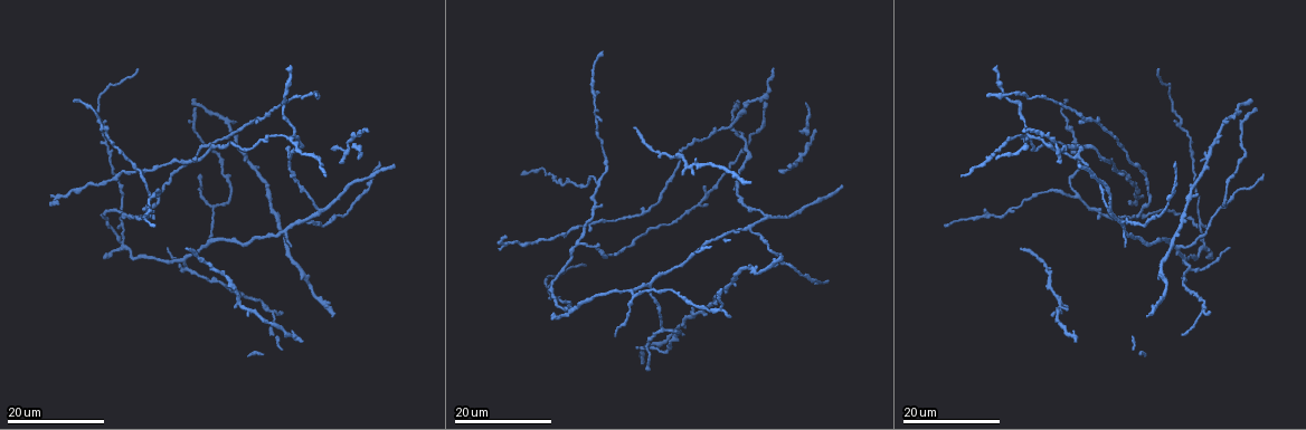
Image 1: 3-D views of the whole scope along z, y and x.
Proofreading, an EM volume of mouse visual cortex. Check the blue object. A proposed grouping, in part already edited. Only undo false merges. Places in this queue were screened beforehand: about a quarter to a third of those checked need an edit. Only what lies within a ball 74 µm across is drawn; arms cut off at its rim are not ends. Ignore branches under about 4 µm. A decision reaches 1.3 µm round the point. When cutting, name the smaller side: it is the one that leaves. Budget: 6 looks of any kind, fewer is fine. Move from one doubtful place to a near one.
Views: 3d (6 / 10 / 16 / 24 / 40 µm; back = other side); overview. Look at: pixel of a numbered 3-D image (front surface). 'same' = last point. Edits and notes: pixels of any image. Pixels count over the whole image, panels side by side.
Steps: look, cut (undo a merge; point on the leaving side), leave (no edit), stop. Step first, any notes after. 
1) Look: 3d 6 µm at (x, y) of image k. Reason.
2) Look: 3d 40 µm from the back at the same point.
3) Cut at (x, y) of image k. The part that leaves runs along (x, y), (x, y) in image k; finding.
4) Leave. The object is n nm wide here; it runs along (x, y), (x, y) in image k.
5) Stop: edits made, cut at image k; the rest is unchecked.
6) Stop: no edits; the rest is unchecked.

Look: 3d 24 µm at (100, 124) of image 1. Side arm on a straight run.

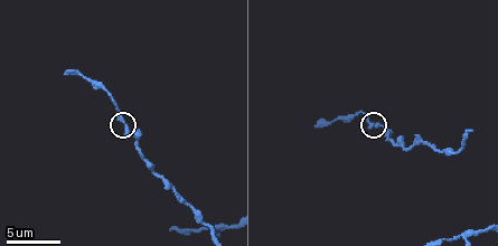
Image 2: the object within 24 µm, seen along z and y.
Look: 3d 6 µm at (125, 125) of image 2.

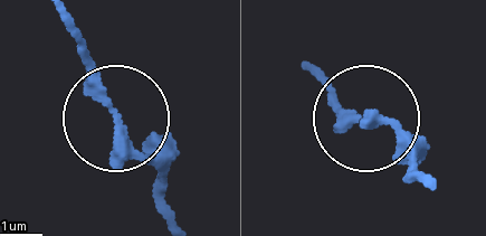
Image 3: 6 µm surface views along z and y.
Leave. The object is 200 nm wide here; one neuron here.

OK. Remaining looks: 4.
Look: 3d 24 µm at (282, 134) of image 1.

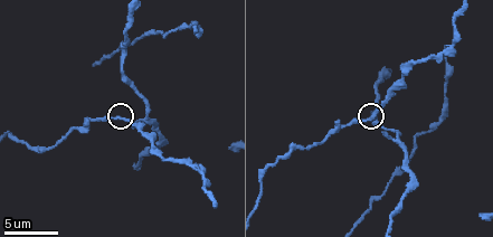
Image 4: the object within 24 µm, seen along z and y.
Look: 3d 6 µm at (123, 118) of image 4.

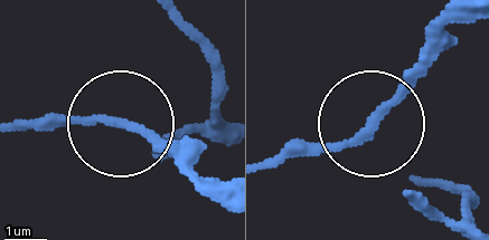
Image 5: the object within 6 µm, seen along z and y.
Leave. The object is 190 nm wide here; all the same neuron.

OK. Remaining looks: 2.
Look: 3d 24 µm at (121, 240) of image 1. Side arm on a straight run.

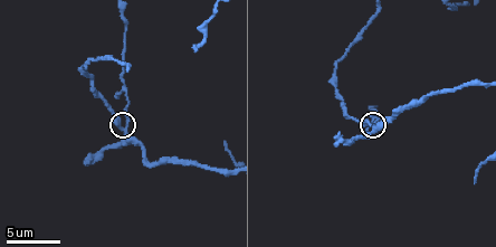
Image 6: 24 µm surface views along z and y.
Look: 3d 10 µm at (121, 129) of image 6.

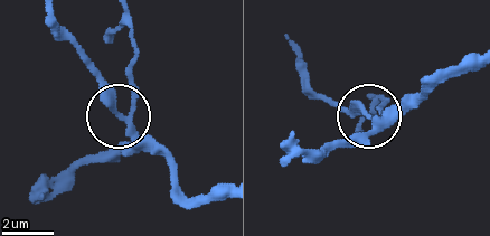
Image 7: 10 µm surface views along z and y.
Cut at (132, 84) of image 7. The side arm is 48 µm long; the part that leaves runs along (130, 122), (137, 47), (128, 9) in image 7; two neurons meet here.

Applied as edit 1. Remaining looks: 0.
Stop: edits made, cut at image 7; the rest is unchecked.

